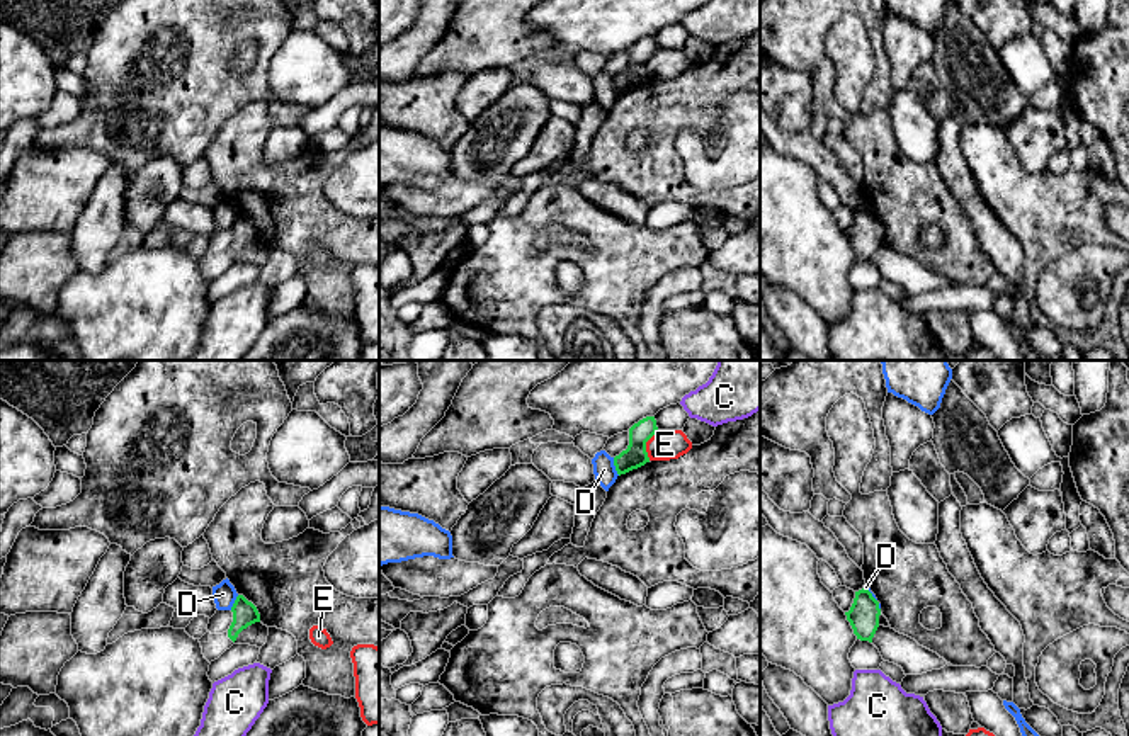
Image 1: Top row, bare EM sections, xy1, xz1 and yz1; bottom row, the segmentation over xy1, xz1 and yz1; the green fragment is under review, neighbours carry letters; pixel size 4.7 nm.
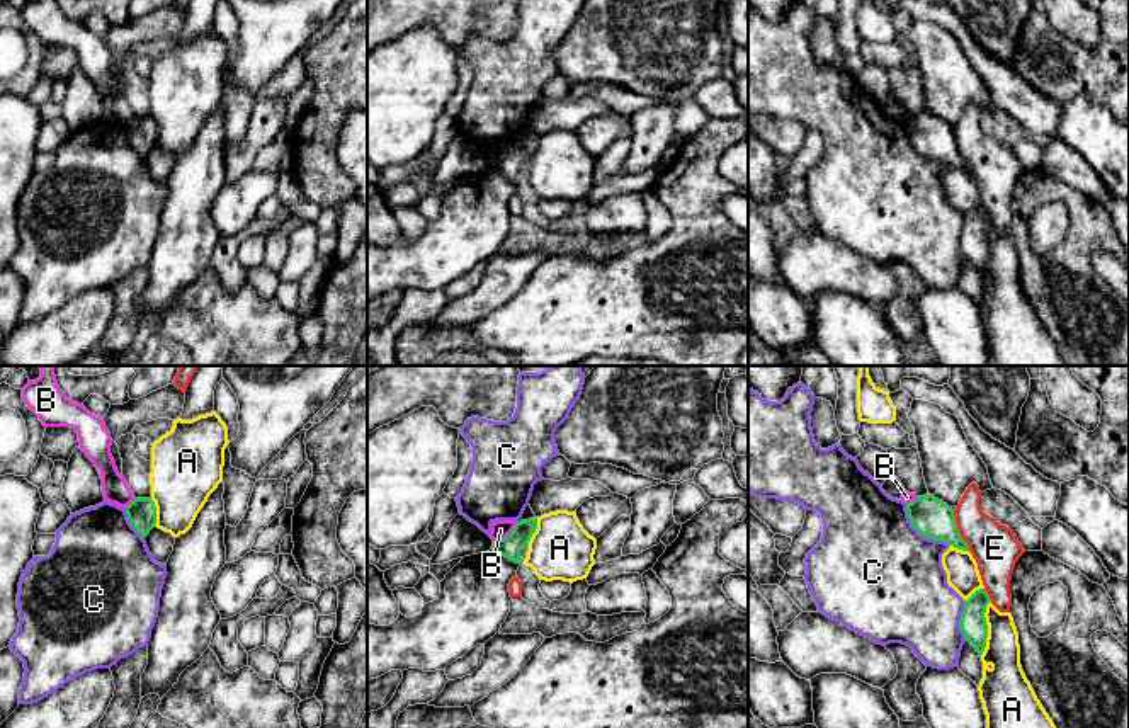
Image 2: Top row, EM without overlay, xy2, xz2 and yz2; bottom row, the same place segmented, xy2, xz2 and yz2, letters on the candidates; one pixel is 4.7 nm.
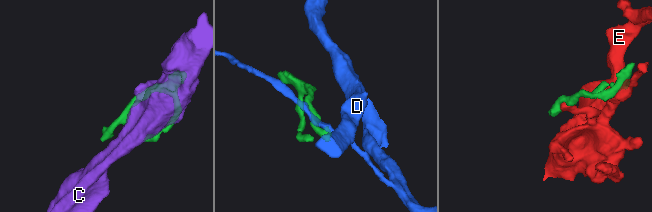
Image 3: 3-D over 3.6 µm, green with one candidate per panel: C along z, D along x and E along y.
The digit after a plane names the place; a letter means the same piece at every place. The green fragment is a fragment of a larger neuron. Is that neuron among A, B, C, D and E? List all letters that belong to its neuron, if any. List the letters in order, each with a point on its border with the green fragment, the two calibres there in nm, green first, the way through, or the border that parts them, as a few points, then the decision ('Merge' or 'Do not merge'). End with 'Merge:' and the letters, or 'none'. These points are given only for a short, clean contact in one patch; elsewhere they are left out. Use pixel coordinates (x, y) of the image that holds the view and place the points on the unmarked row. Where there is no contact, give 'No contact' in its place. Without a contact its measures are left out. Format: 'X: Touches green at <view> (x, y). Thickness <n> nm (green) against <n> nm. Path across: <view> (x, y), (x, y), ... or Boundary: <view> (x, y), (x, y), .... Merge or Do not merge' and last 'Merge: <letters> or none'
A: Touches green at yz2 (987, 247). Thickness 130 nm (green) against 170 nm. Do not merge
B: Touches green at xz2 (507, 155). Thickness 110 nm (green) against 90 nm. Boundary: xz2 (517, 142), (505, 155), (493, 160). Do not merge
C: Touches green at yz2 (920, 152). Thickness 190 nm (green) against 480 nm. Do not merge
D: Touches green at xz1 (614, 84). Thickness 110 nm (green) against 110 nm. Boundary: xz1 (612, 77), (614, 89), (619, 94). Do not merge
E: Touches green at yz2 (958, 150). Thickness 190 nm (green) against 220 nm. Do not merge
Merge: none

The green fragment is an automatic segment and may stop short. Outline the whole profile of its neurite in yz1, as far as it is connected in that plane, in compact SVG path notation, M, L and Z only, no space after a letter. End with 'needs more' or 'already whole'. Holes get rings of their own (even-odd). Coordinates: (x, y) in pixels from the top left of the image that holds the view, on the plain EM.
M862 207L855 211L854 223L845 235L857 258L872 262L872 257L879 246L881 228L879 221L869 209Z | already whole

